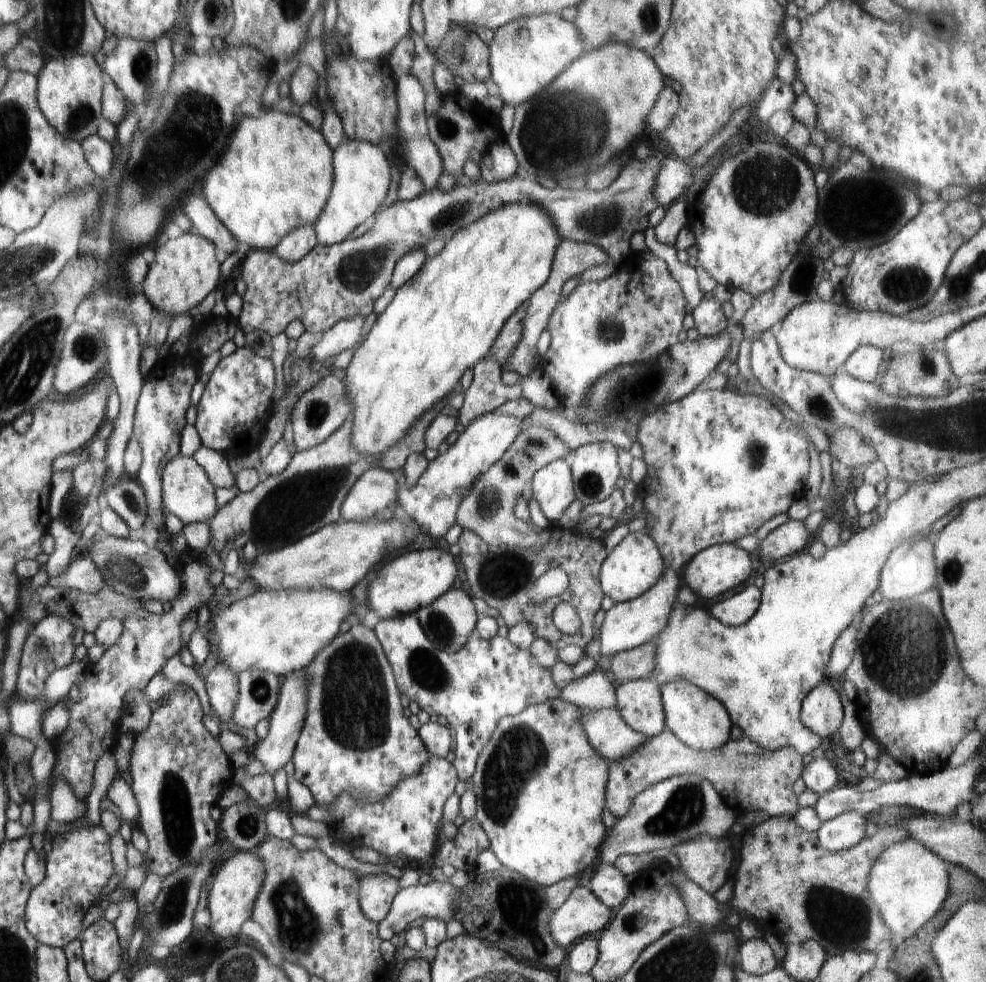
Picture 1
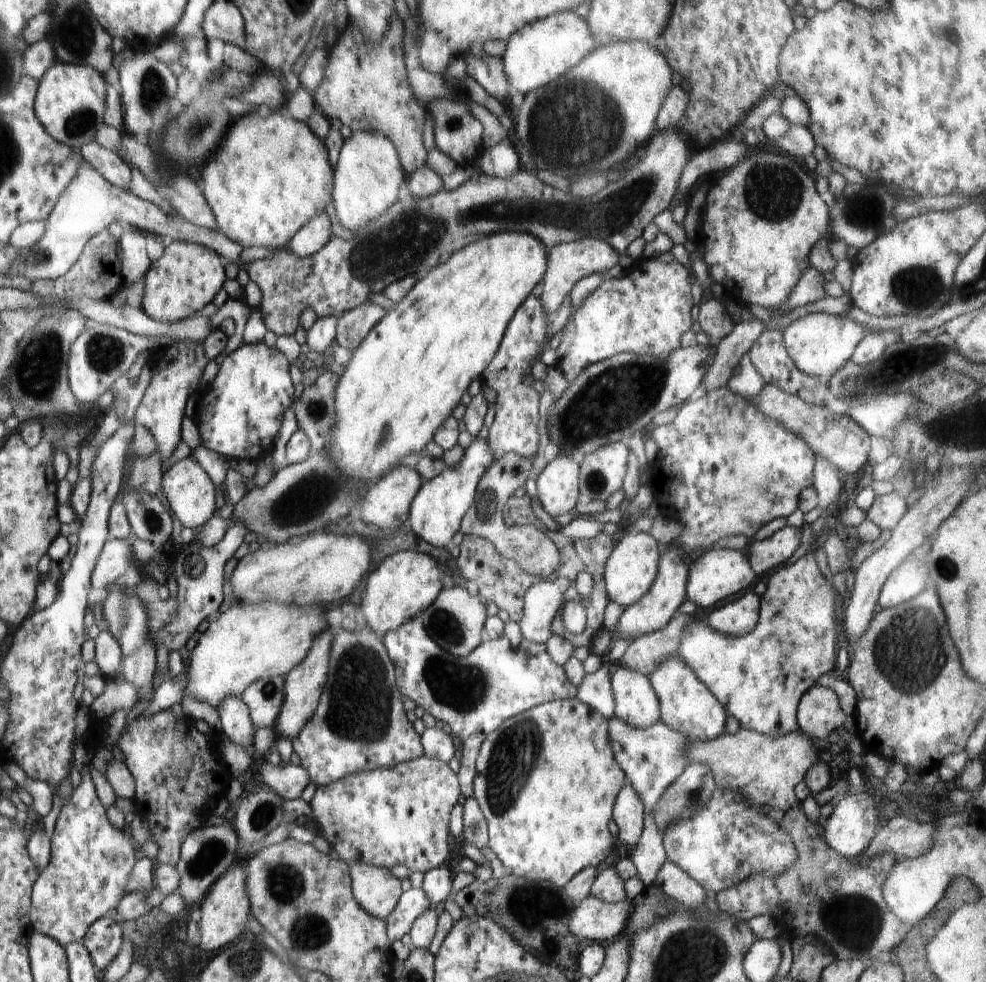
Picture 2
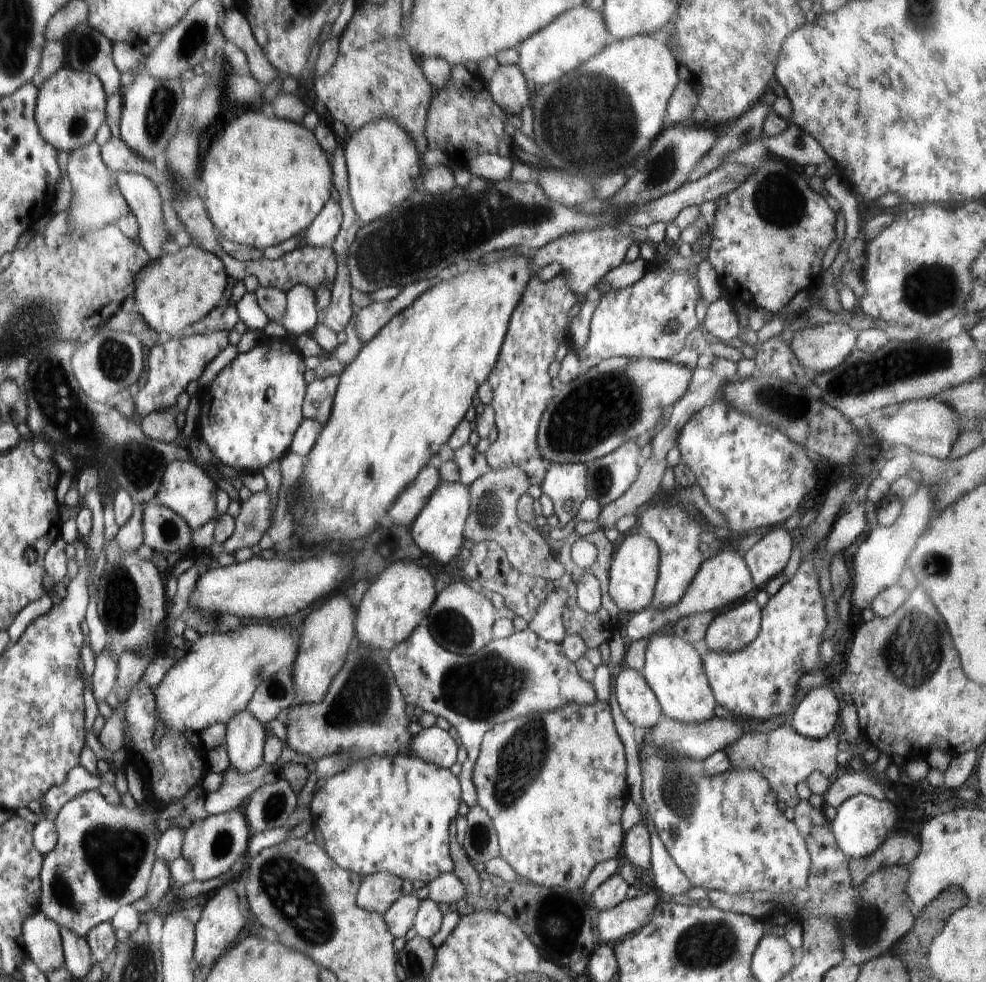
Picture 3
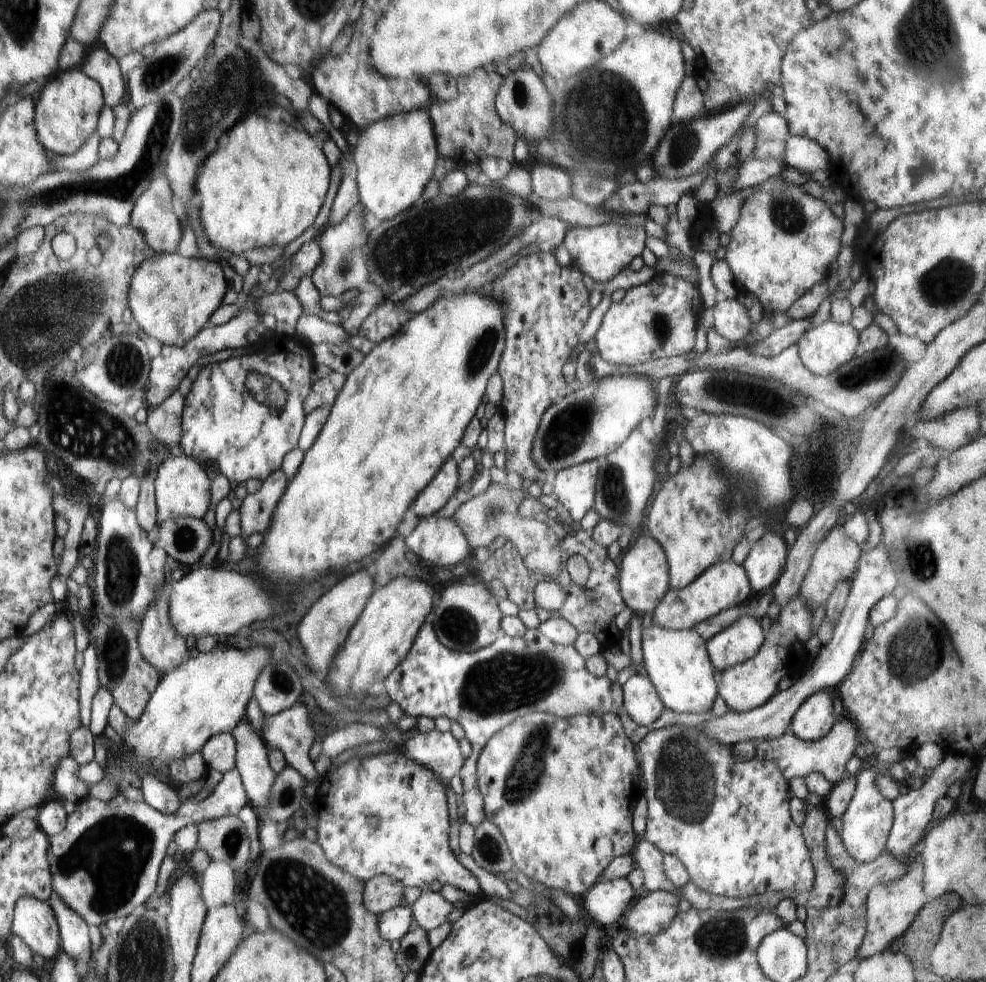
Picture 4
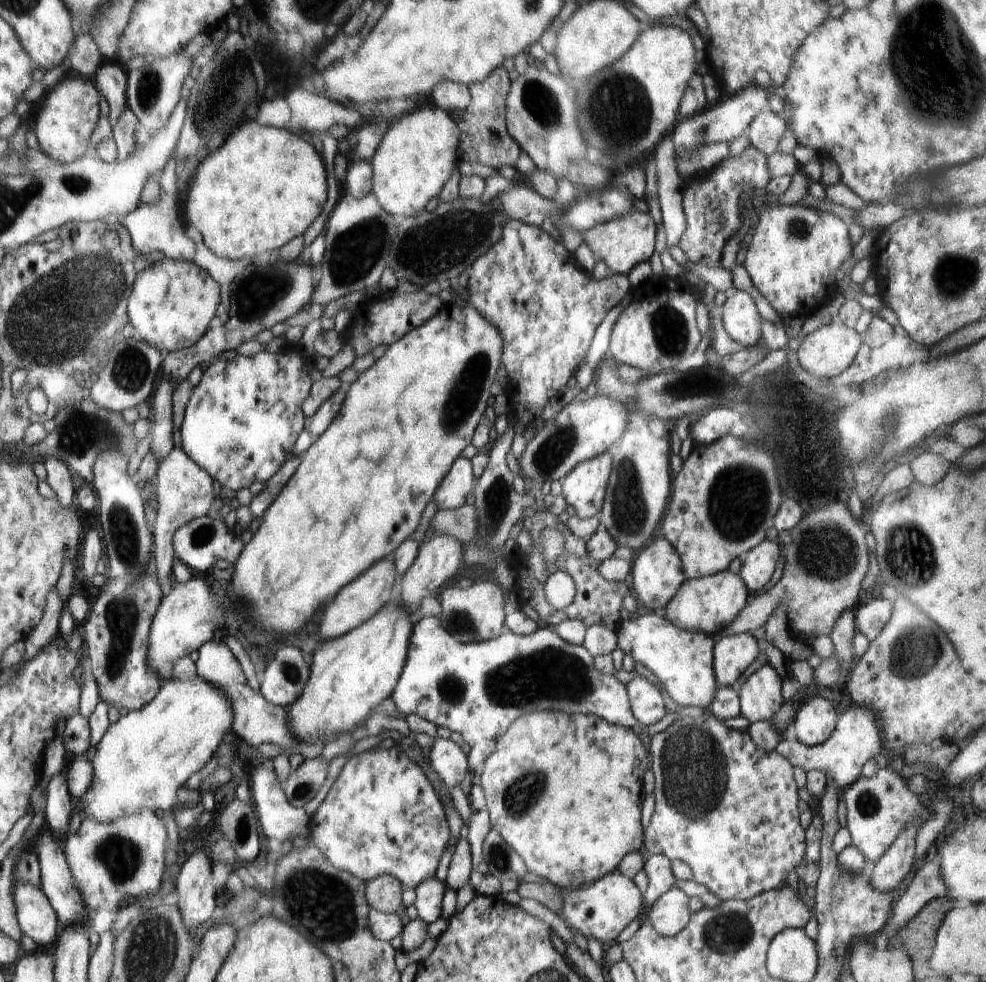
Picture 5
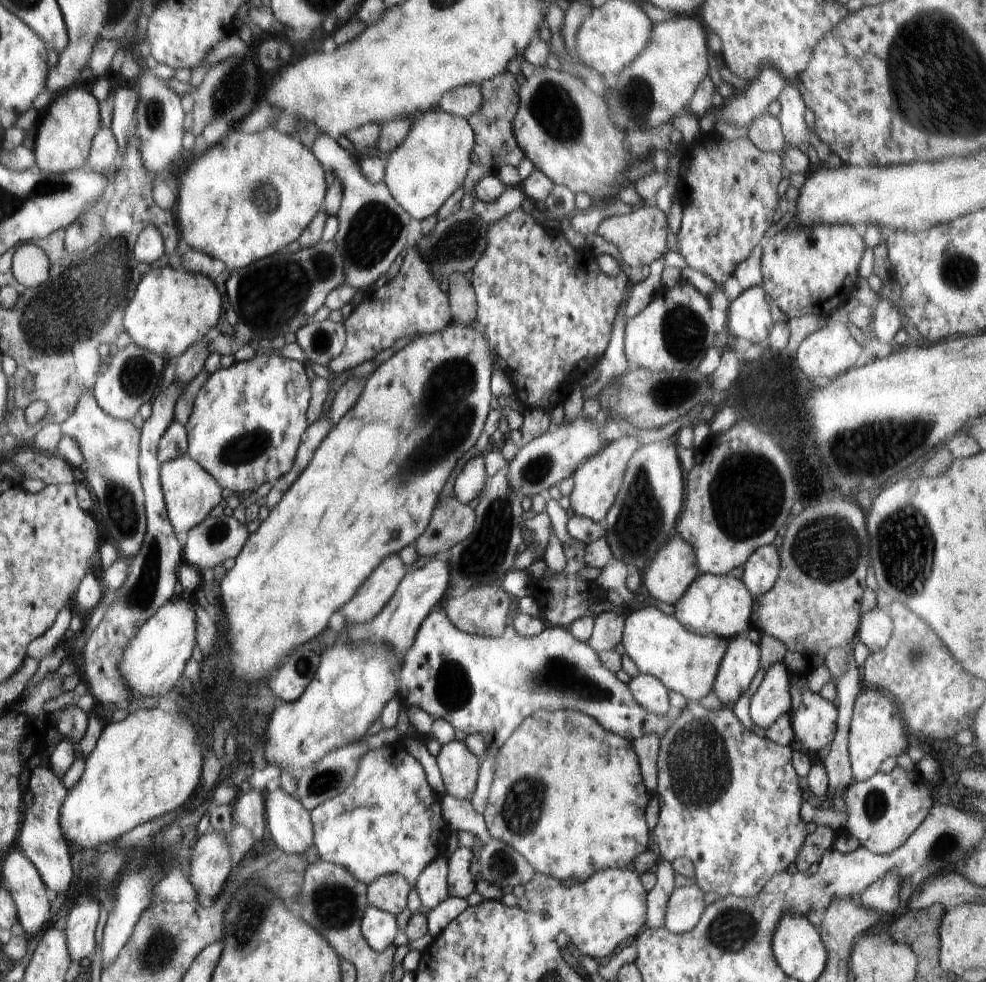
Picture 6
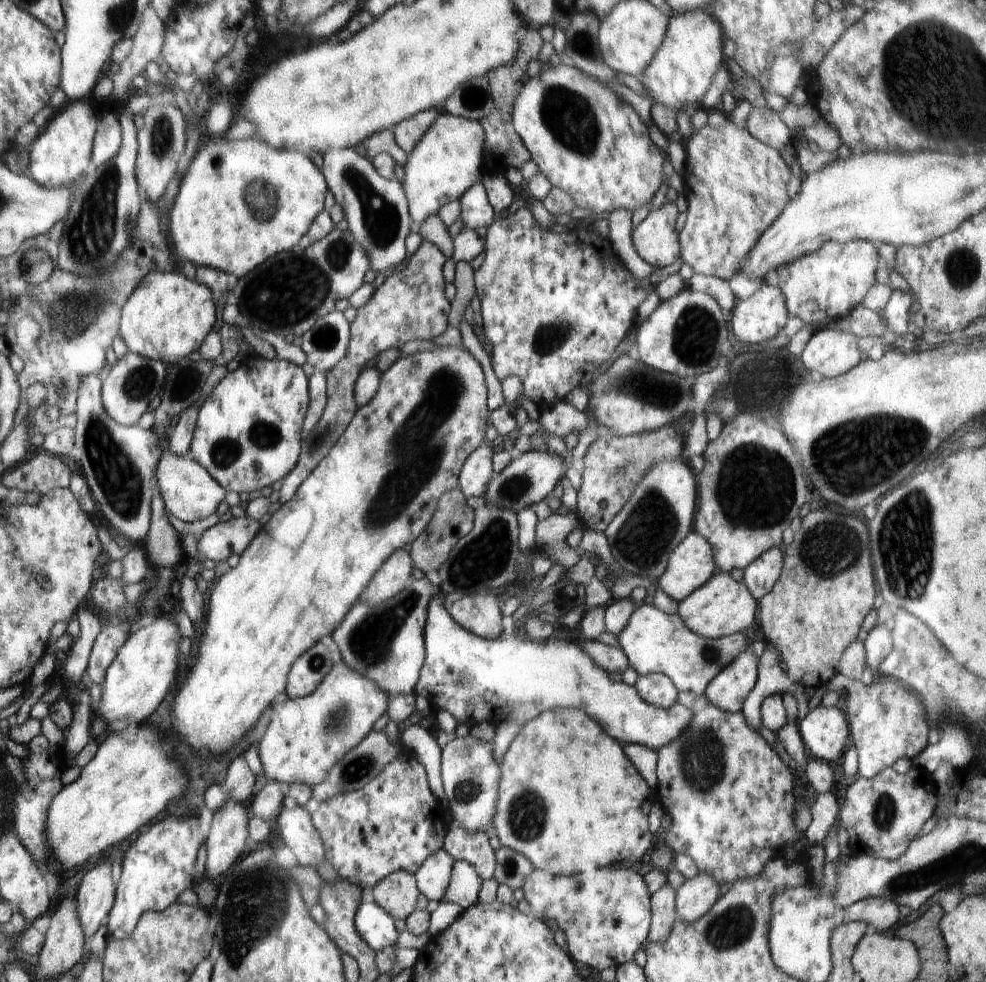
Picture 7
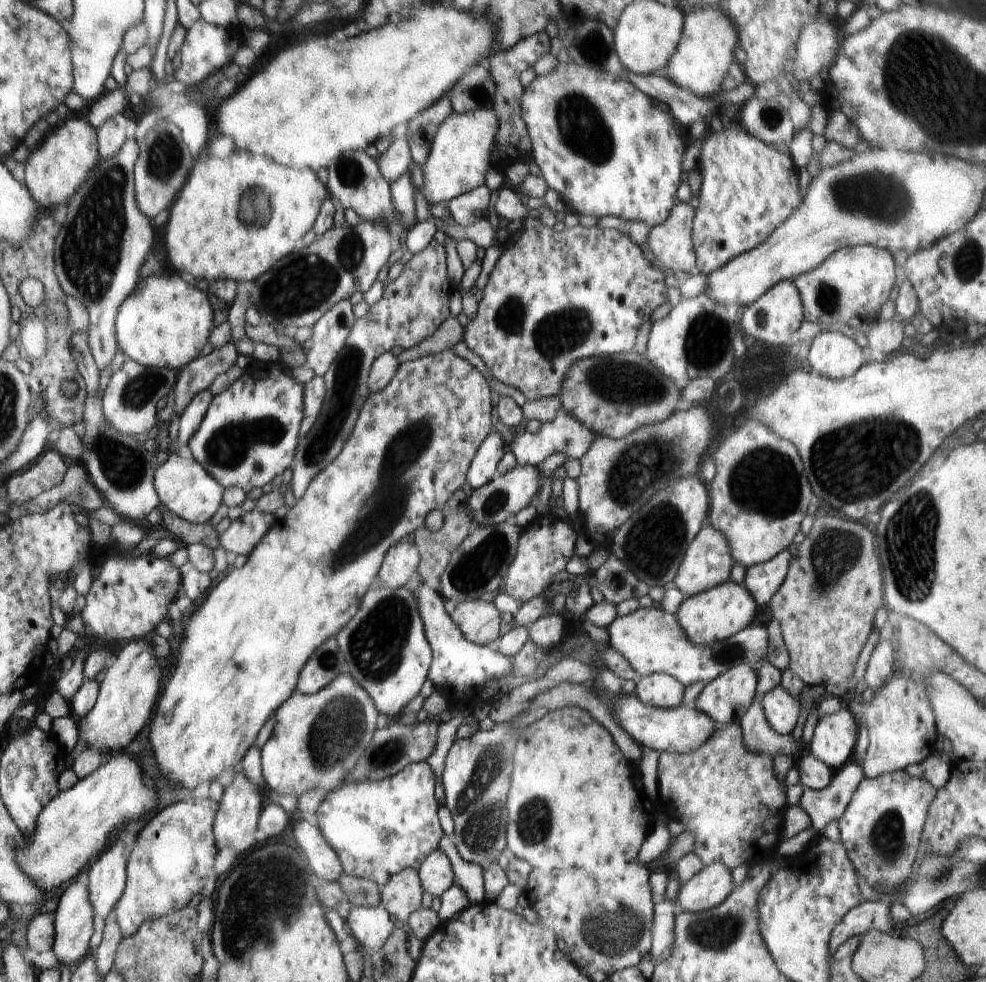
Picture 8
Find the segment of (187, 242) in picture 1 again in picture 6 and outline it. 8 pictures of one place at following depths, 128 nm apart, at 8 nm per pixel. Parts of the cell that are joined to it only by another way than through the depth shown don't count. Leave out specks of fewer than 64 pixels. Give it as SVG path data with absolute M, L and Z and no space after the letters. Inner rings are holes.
M168 265L144 273L138 286L135 287L134 296L124 310L122 326L124 326L124 331L128 334L132 344L161 356L169 363L173 358L182 356L190 346L200 342L202 338L206 337L208 331L218 324L220 312L222 312L221 302L222 298L211 278L203 274L175 270Z

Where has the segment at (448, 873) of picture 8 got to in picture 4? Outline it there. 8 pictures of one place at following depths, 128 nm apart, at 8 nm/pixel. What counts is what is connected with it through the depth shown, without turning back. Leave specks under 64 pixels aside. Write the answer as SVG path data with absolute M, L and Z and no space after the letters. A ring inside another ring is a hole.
M431 890L423 891L411 905L413 918L427 932L440 926L452 910L453 904L446 902L439 892Z

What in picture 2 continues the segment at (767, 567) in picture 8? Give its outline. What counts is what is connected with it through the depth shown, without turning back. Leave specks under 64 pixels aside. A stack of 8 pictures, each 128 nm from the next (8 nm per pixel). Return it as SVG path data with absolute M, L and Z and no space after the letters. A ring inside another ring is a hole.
M786 525L766 539L750 542L746 557L756 576L784 564L798 550L800 539L798 530Z

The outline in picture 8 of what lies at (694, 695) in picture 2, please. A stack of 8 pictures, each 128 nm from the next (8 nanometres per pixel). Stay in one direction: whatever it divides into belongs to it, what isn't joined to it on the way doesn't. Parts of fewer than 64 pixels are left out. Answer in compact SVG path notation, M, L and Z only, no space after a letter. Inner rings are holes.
M652 605L651 607L638 607L632 614L617 616L608 626L609 644L619 652L630 666L641 677L654 673L666 673L676 678L685 687L696 682L710 682L722 672L732 666L750 666L753 668L757 662L767 660L769 647L768 628L766 624L753 622L740 632L733 634L726 640L719 640L700 646L692 644L678 624L676 615L668 613Z

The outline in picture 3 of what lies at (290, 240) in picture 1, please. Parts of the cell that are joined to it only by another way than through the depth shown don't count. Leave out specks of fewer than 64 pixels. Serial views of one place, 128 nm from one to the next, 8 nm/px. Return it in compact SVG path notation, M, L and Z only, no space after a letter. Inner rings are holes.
M330 198L318 213L318 216L312 221L312 224L306 229L304 238L308 240L307 243L310 246L322 248L336 238L343 220L344 212L340 208L340 200Z

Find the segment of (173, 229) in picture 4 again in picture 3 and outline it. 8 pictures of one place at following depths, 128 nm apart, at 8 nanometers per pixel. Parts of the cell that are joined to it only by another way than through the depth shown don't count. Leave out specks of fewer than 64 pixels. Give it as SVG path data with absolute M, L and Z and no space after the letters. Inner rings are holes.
M115 172L119 191L128 203L134 218L137 218L139 242L150 257L150 262L159 258L162 246L171 232L164 224L162 196L148 176L131 172Z

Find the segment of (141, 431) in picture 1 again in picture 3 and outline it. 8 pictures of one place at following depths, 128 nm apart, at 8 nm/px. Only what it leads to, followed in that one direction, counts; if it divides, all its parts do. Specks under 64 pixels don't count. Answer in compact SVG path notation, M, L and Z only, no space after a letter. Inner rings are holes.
M214 332L214 334L192 334L182 337L172 337L164 344L151 348L150 370L144 382L133 393L136 415L144 417L158 410L168 410L176 406L176 398L190 381L196 381L204 369L214 358L229 345L230 332Z

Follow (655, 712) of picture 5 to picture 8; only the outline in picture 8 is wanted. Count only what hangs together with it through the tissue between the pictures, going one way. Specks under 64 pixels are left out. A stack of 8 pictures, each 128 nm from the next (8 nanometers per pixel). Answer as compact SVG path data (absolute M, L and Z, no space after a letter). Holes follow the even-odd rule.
M654 673L637 682L635 693L642 704L656 708L676 708L682 705L685 686L666 673Z

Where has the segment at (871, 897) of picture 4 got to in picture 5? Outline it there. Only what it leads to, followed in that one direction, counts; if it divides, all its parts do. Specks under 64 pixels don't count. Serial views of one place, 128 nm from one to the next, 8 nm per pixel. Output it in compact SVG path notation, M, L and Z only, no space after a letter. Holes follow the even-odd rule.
M930 850L925 857L926 862L917 868L912 882L908 884L908 889L898 898L898 902L891 906L890 920L887 925L889 933L908 924L929 900L948 897L948 888L940 878L938 854Z

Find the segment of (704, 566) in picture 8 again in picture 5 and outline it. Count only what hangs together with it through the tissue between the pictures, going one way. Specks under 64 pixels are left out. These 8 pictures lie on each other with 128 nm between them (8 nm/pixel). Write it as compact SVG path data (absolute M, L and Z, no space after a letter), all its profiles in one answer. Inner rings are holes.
M657 535L646 548L634 555L631 560L631 575L634 594L636 594L638 602L650 610L666 608L674 594L678 592L678 588L686 580L682 560L680 560L676 548L661 535Z

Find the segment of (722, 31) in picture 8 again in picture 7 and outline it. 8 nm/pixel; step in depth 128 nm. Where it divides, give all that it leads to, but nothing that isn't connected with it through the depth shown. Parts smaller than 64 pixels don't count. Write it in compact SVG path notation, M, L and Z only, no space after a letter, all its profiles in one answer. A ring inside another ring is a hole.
M709 9L676 13L670 17L658 52L646 66L644 74L638 78L646 94L654 103L677 111L686 106L698 107L712 84L714 74L727 59L722 52L724 37L722 26L713 18Z

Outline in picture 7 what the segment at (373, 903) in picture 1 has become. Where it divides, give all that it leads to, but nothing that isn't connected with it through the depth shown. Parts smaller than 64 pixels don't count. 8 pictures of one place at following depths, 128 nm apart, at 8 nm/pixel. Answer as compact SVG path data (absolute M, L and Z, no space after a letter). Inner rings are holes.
M406 870L390 873L373 886L374 902L394 920L406 920L416 908L420 892L413 874Z

